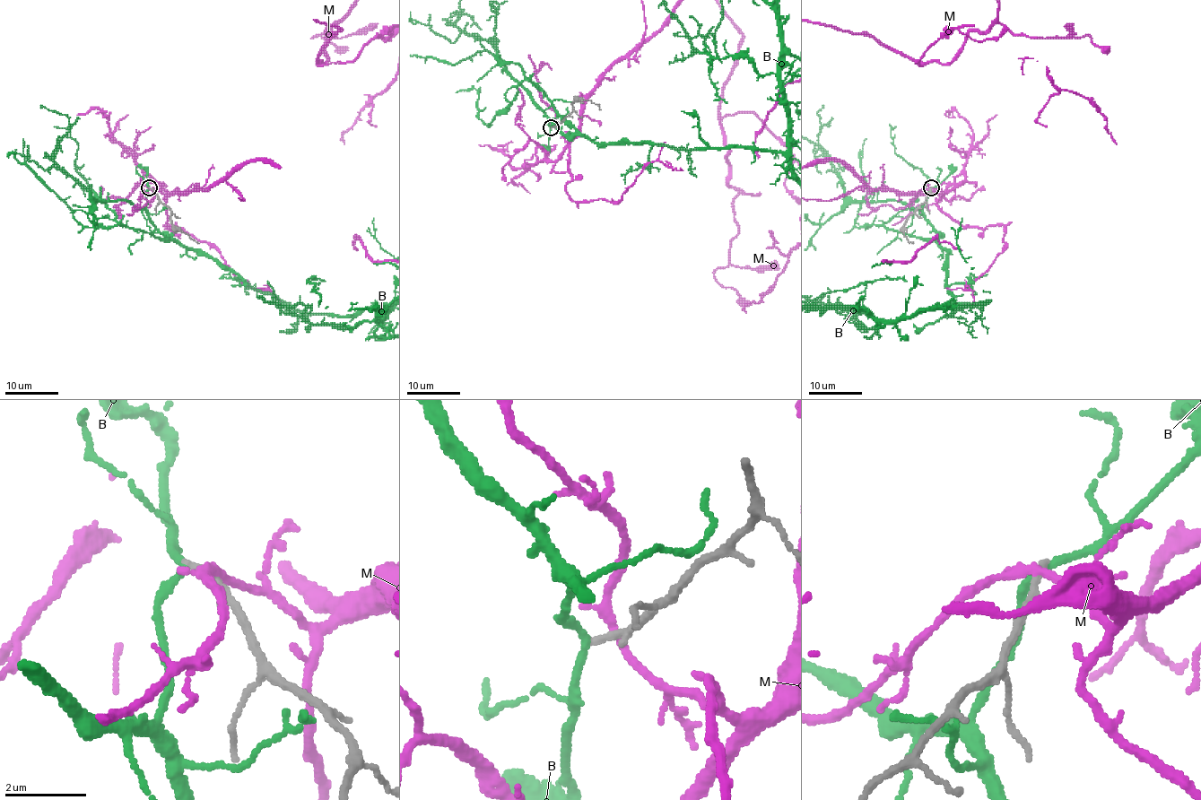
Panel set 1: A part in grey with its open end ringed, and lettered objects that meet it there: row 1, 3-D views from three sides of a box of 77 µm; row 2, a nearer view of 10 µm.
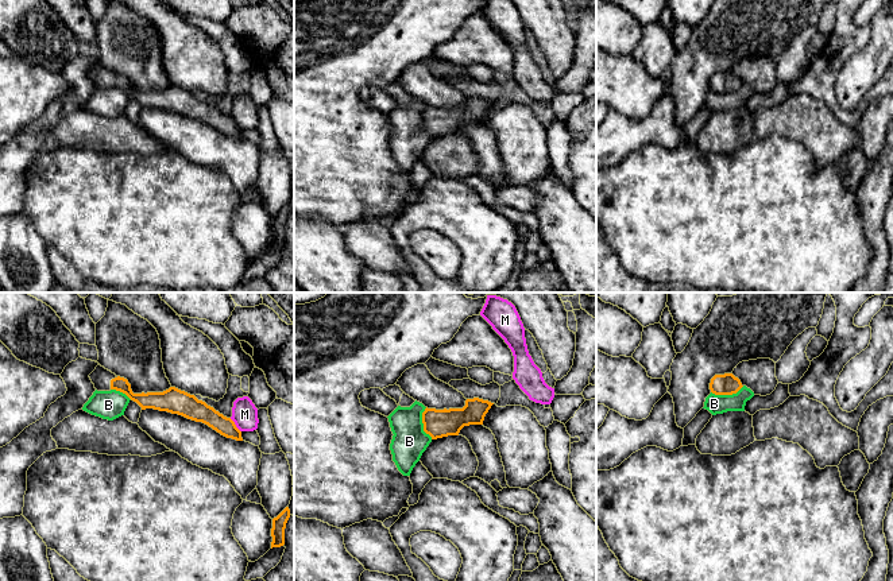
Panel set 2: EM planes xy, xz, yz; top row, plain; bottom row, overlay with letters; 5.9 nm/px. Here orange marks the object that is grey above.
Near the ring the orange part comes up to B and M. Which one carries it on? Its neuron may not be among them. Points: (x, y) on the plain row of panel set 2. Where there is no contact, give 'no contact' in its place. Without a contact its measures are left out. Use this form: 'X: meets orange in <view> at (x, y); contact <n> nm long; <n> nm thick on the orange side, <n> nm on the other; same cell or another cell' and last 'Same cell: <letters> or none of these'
B: meets orange in xz at (422, 120); contact 200 nm long; 170 nm thick on the orange side, 200 nm on the other; another cell
M: meets orange in xy at (235, 123); contact 110 nm long; 130 nm thick on the orange side, 160 nm on the other; another cell
Same cell: none of these

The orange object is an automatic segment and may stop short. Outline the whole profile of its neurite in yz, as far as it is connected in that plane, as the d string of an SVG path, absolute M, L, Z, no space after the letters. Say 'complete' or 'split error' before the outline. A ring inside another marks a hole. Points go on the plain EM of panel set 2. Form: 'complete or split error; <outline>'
complete; M732 71L715 73L710 81L710 88L715 93L732 93L742 85L741 78Z

